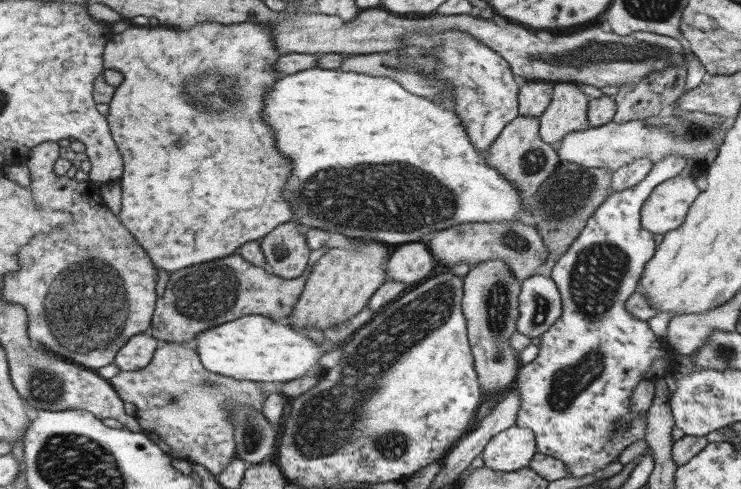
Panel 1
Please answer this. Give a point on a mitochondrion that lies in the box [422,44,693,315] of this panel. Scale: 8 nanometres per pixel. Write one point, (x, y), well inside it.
(562, 198)

